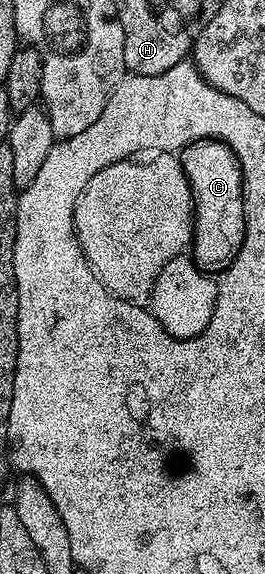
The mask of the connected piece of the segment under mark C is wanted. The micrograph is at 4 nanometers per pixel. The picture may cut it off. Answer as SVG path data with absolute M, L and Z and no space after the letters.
M216 138L186 144L178 153L178 158L195 203L193 259L202 272L222 274L230 267L233 258L237 258L243 246L249 216L245 207L243 172L239 169L239 159L228 144Z

